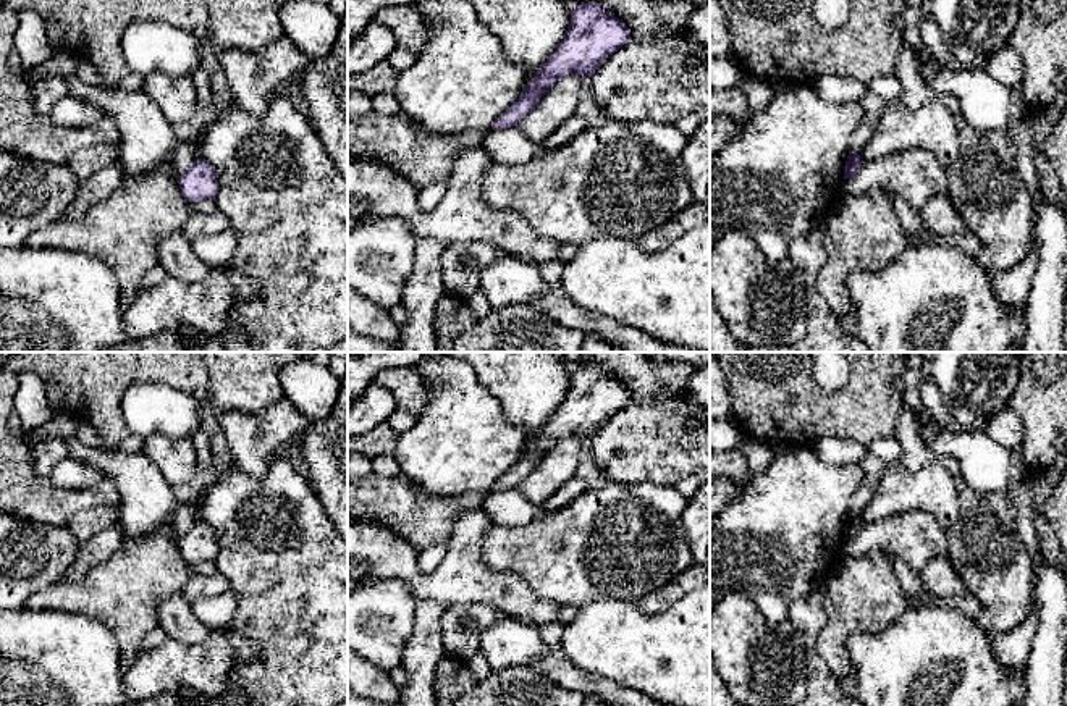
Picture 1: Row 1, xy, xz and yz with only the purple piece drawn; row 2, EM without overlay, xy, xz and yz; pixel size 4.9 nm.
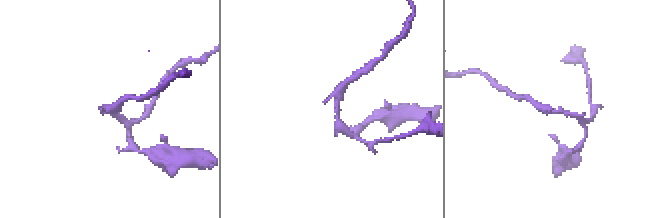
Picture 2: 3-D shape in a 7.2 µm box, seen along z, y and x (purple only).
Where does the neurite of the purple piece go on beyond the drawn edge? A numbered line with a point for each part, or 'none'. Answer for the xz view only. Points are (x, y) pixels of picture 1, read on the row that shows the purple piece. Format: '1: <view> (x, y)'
none

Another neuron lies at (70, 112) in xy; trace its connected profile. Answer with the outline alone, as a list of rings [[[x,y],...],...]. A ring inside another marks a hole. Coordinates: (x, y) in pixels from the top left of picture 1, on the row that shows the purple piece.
[[[70,92],[57,100],[50,110],[50,121],[63,128],[86,128],[103,120],[110,111]]]

